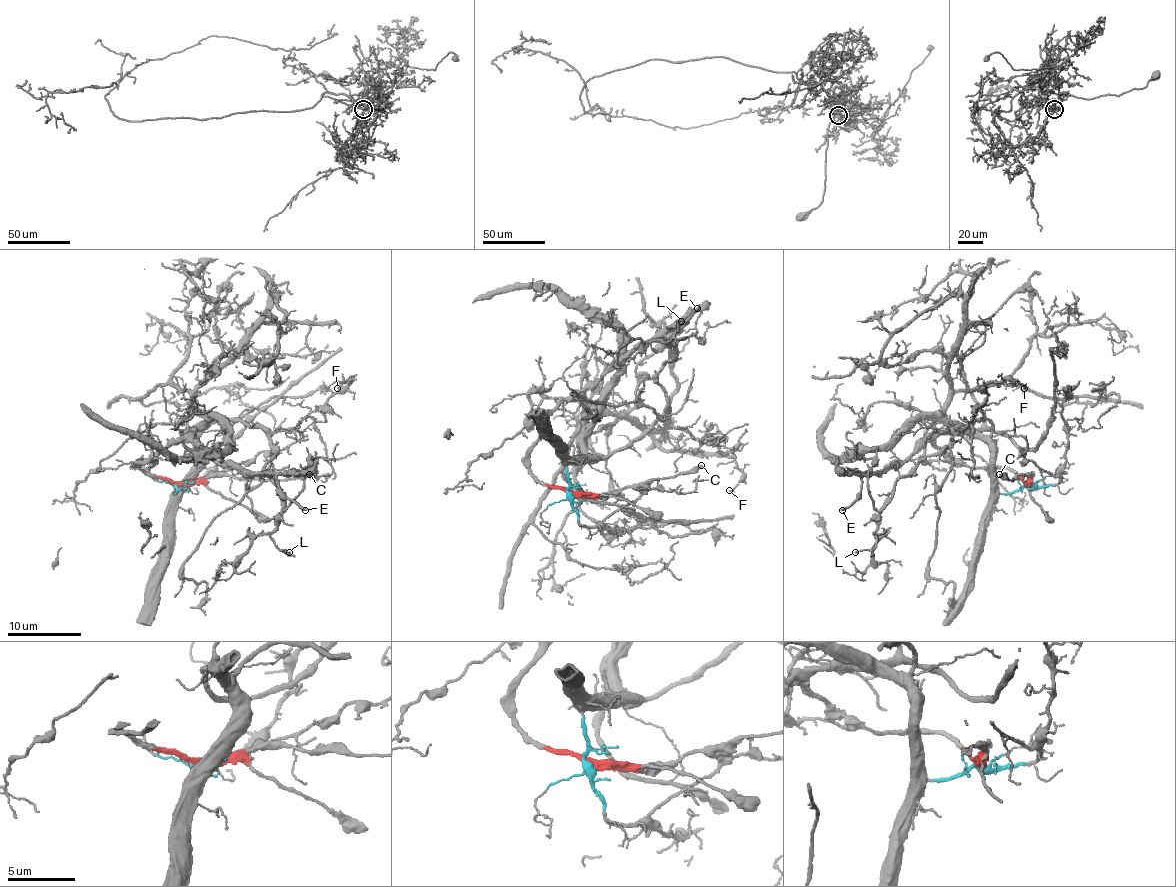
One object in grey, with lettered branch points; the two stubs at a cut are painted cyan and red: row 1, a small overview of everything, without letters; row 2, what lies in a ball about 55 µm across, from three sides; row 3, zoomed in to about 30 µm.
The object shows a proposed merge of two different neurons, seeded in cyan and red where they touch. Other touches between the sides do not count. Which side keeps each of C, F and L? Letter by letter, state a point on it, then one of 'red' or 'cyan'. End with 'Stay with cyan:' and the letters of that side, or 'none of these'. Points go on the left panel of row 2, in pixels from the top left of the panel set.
C: place (309, 474); red
F: place (337, 388); cyan
L: place (289, 552); cyan
Stay with cyan: F, L

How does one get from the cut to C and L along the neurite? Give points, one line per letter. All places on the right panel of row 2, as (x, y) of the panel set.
C: (1028, 484), (1026, 475), (1006, 479), (999, 473)
L: (1028, 484), (999, 492), (990, 422), (960, 426), (887, 495), (872, 548), (854, 552)

